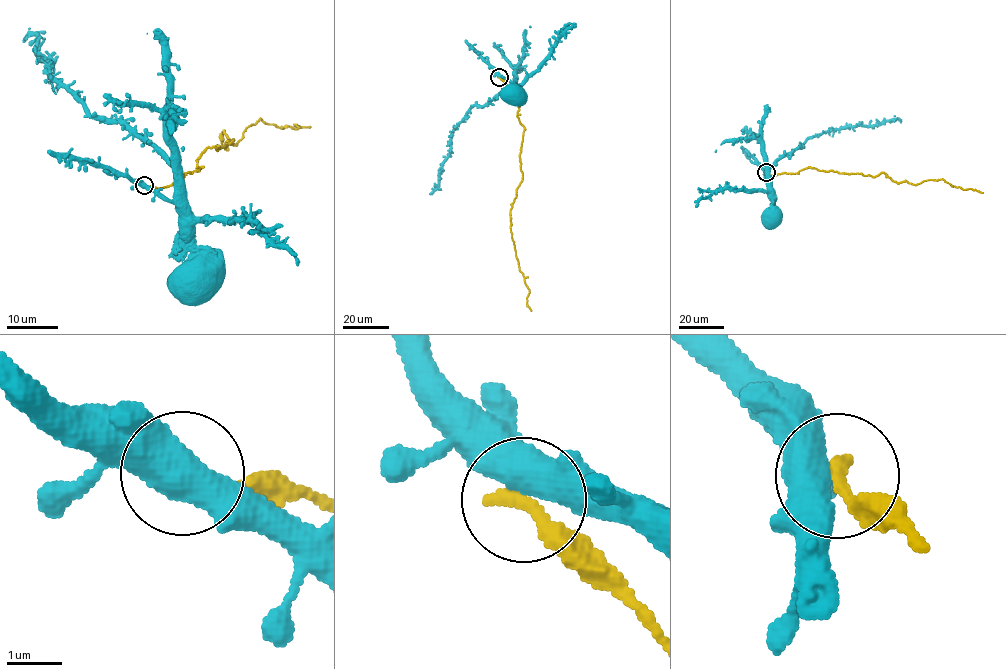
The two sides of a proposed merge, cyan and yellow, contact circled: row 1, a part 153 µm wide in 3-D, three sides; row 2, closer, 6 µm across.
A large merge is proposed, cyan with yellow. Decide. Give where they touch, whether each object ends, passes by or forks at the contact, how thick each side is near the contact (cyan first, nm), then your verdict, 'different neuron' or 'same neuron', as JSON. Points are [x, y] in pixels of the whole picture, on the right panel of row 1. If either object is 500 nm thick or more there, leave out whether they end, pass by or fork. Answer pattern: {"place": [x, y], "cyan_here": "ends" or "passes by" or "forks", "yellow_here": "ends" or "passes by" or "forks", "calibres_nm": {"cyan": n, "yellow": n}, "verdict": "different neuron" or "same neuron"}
{"place": [766, 172], "calibres_nm": {"cyan": 550, "yellow": 280}, "verdict": "different neuron"}

